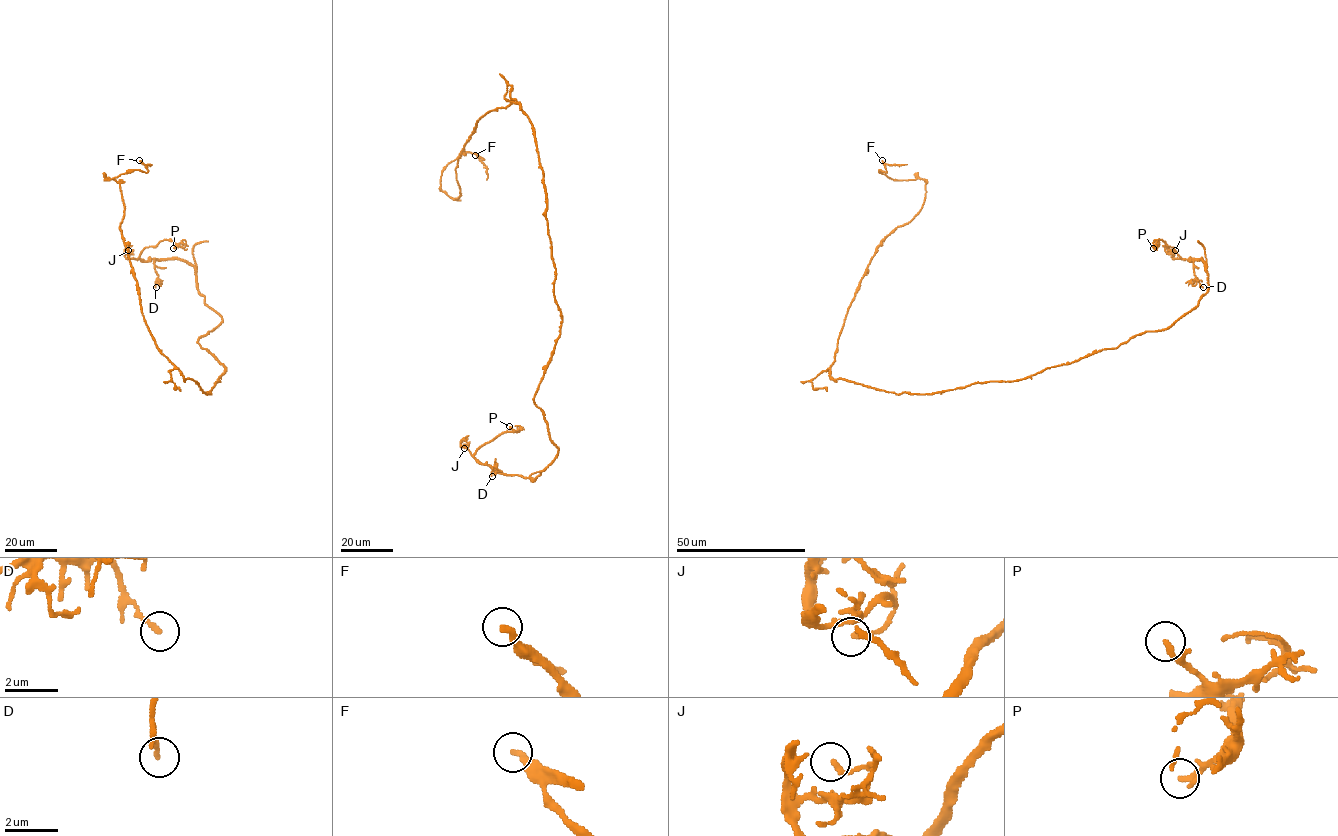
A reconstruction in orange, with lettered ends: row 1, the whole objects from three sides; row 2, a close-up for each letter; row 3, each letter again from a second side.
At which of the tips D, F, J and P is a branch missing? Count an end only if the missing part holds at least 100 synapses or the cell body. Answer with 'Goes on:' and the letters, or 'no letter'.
Goes on: no letter

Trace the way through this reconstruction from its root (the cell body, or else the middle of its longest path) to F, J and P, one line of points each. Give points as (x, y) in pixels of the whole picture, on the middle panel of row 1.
F: (546, 210), (536, 141), (519, 103), (476, 122), (452, 199), (441, 171), (464, 153), (484, 159), (475, 155)
J: (546, 210), (562, 322), (534, 402), (557, 455), (532, 481), (495, 472), (461, 447), (468, 444), (464, 448)
P: (546, 210), (562, 322), (534, 402), (558, 453), (533, 481), (495, 472), (474, 457), (511, 432), (509, 426)

